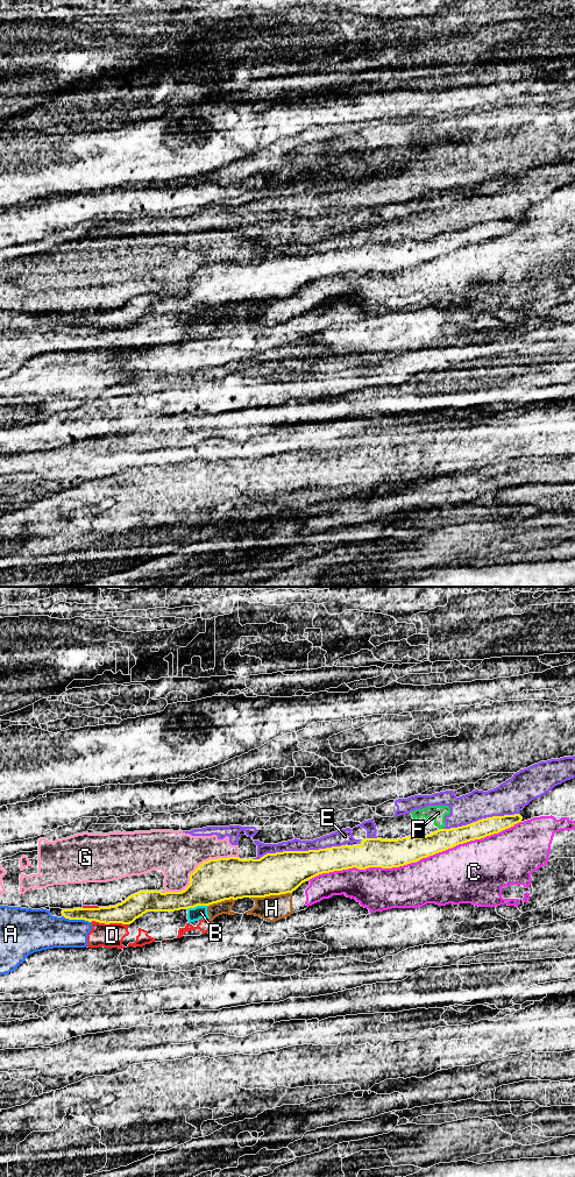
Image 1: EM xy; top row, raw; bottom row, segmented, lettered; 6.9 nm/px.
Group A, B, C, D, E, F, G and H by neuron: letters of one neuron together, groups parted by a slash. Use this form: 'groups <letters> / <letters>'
groups A B C D H / E F G

